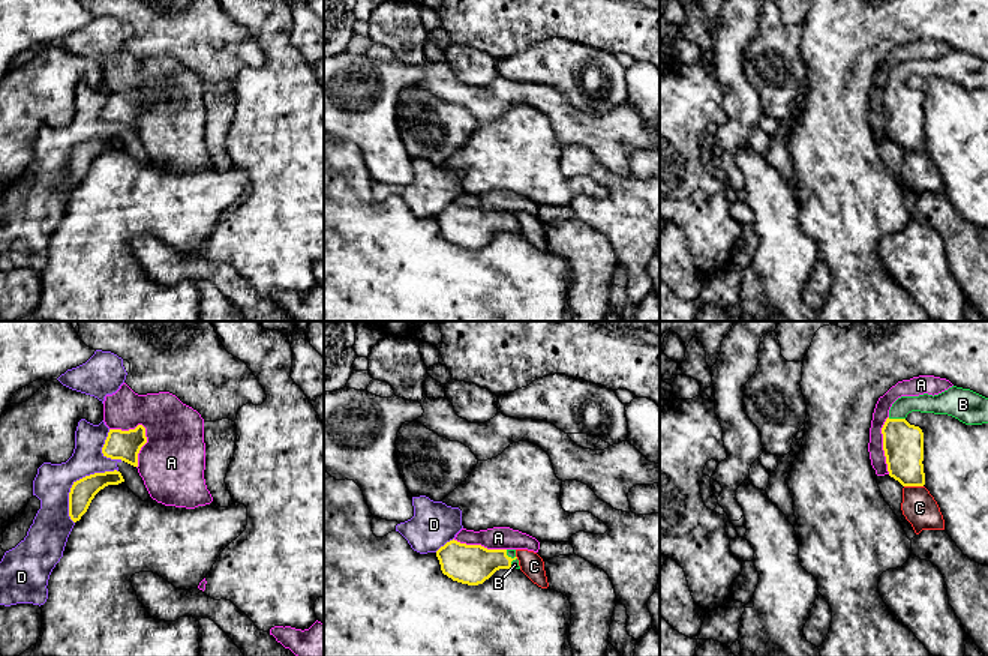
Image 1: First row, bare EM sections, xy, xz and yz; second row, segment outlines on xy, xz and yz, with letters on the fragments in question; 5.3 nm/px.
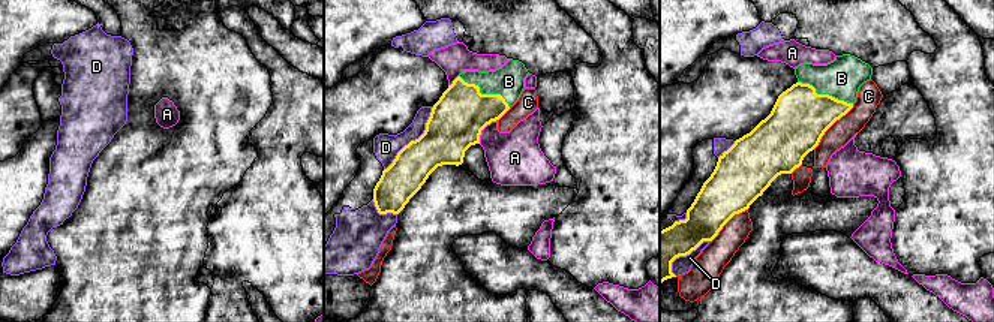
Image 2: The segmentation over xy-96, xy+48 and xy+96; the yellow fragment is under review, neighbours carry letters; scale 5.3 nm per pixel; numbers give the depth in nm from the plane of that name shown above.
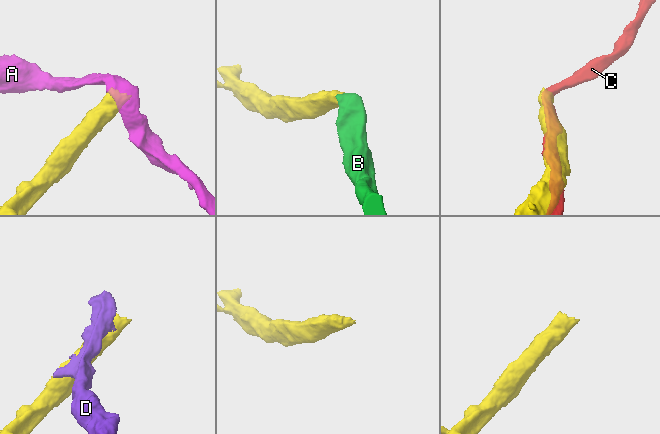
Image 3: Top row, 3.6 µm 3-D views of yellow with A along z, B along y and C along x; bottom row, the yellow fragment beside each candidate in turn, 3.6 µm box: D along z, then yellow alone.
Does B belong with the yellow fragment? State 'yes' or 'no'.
yes

